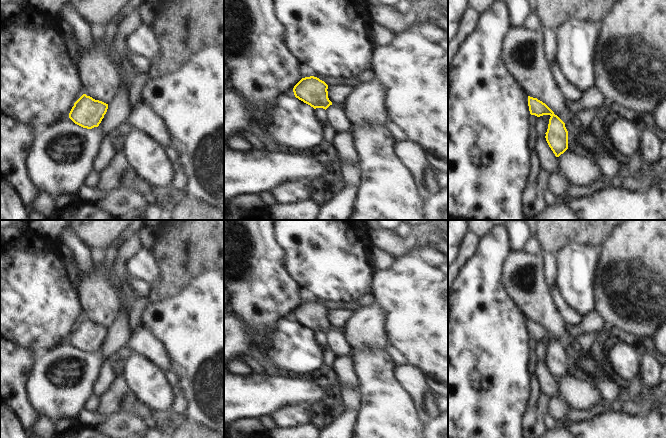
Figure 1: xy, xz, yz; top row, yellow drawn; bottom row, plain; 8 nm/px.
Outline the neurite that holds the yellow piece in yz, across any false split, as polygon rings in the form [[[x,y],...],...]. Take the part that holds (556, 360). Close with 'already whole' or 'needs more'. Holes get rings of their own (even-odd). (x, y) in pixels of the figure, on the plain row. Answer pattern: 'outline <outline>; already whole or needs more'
outline [[[528,320],[528,330],[531,339],[537,341],[551,340],[545,362],[555,380],[559,381],[568,373],[568,355],[565,347],[545,327],[537,322]]]; already whole

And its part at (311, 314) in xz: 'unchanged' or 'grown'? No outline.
unchanged

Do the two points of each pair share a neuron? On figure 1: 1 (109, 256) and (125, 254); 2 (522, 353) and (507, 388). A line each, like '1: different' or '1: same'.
1: different
2: same

